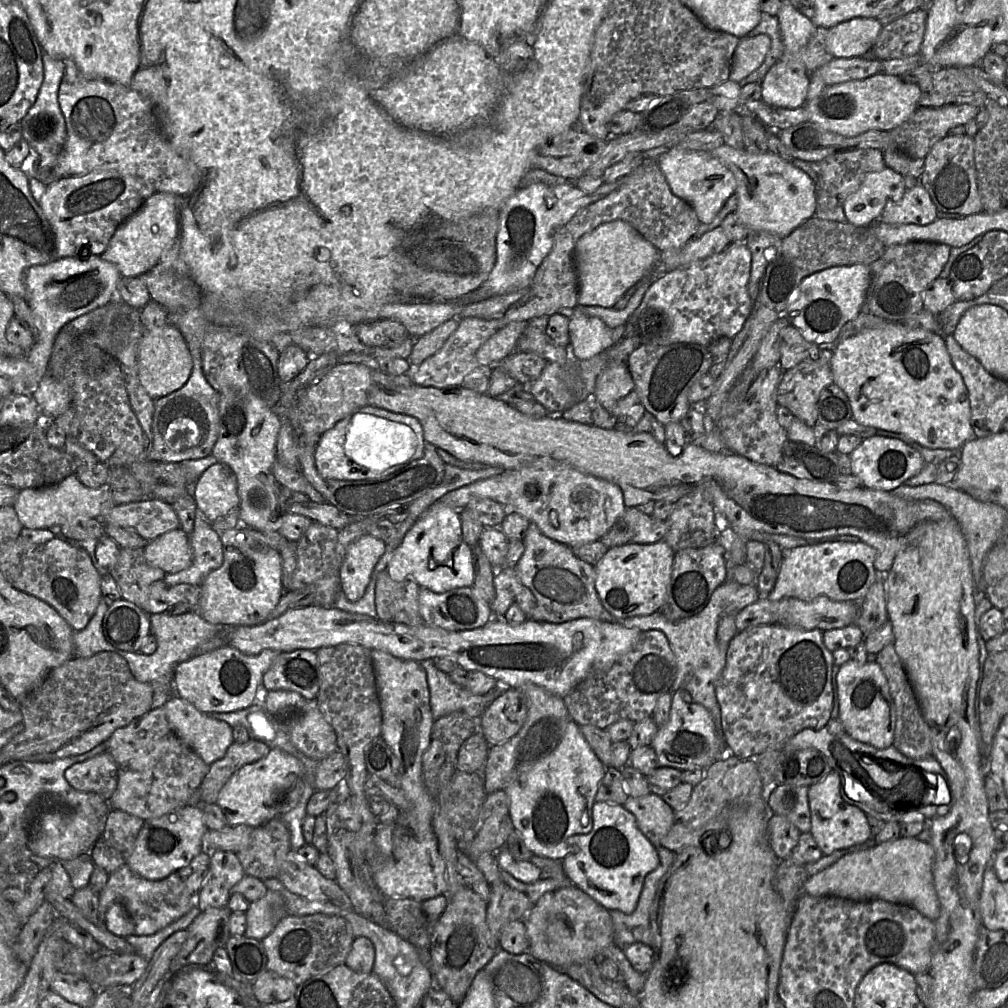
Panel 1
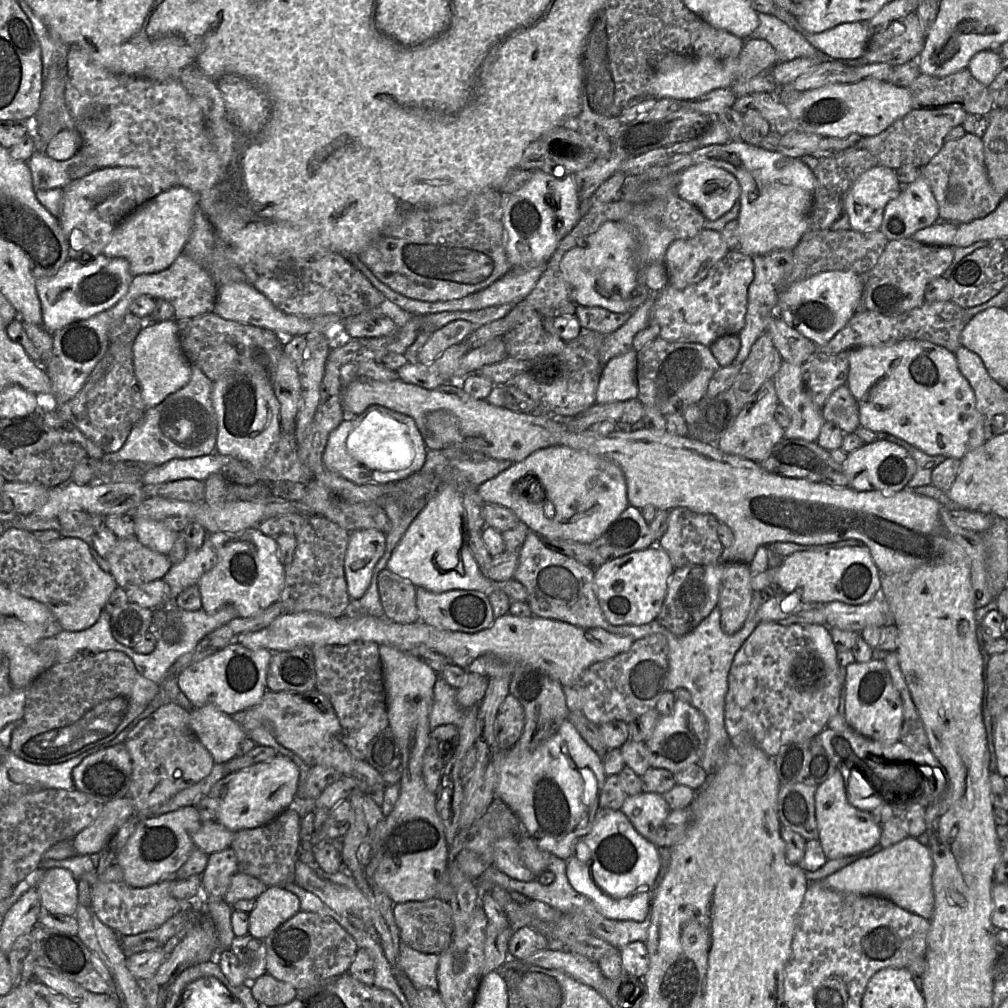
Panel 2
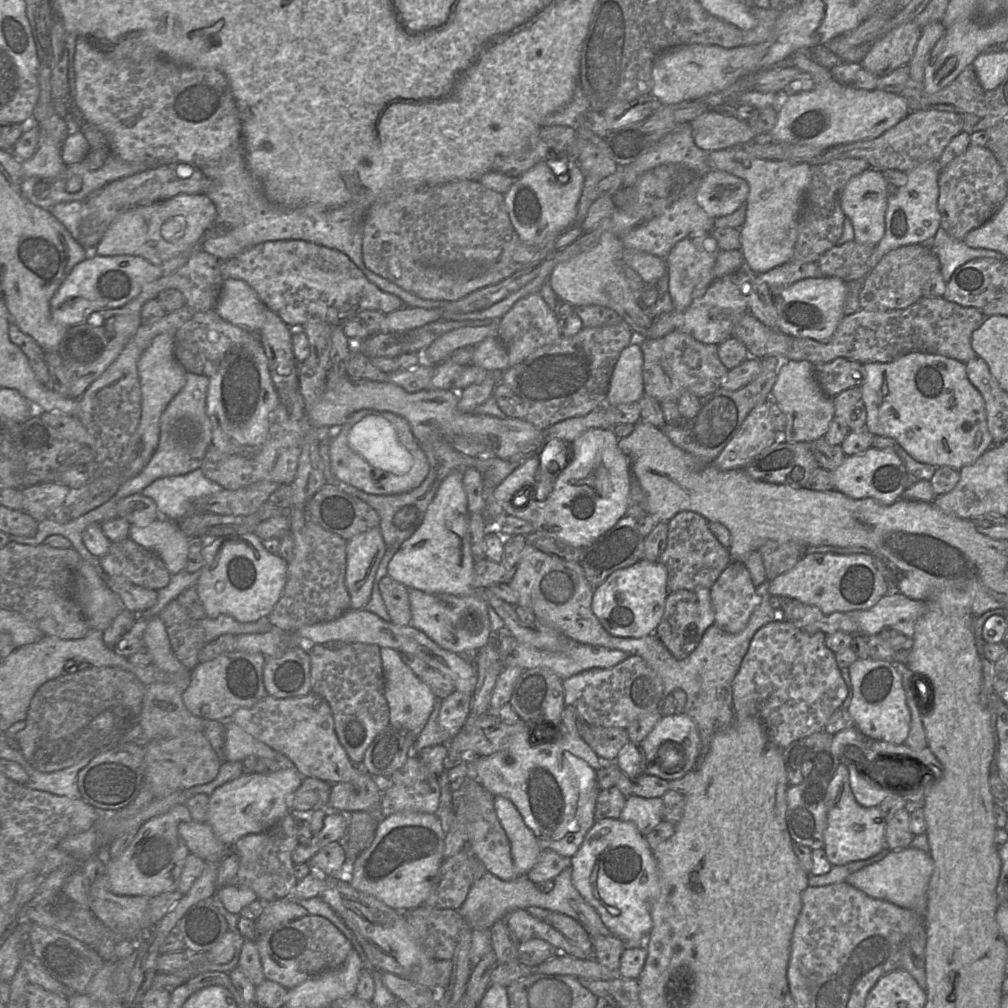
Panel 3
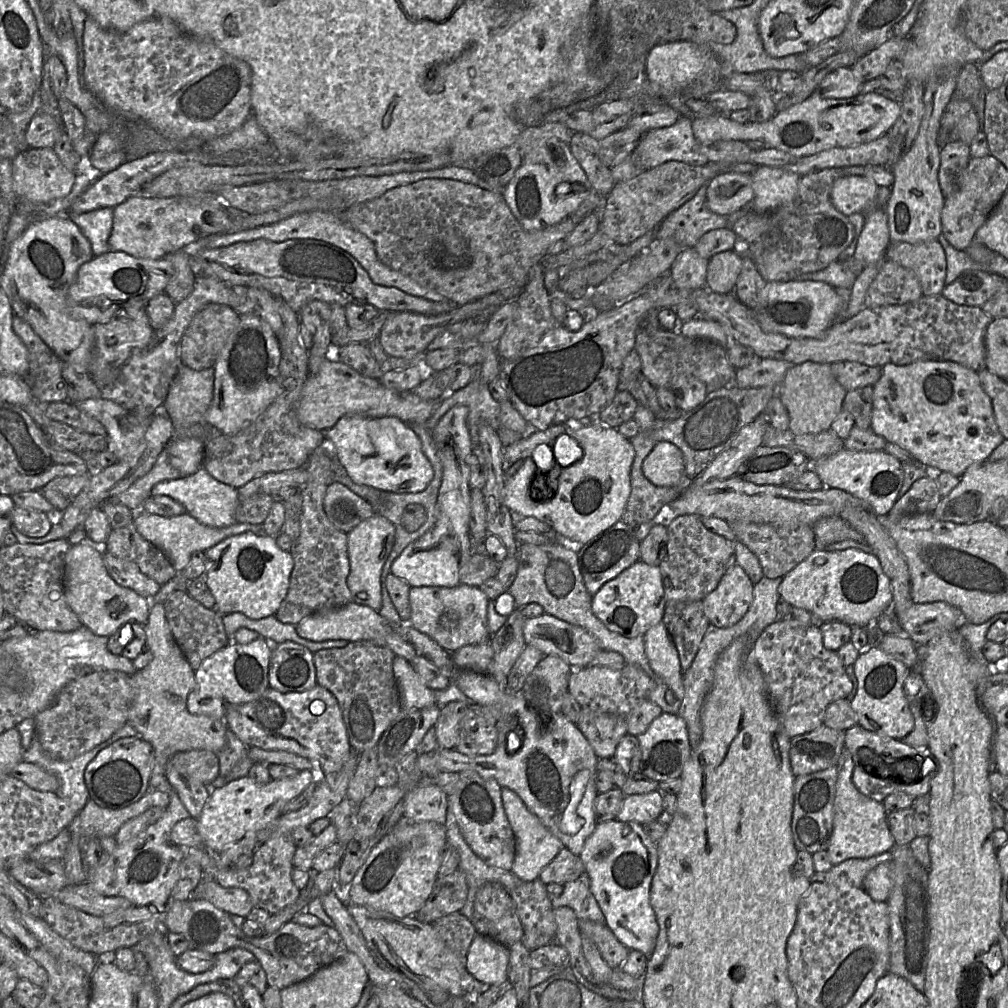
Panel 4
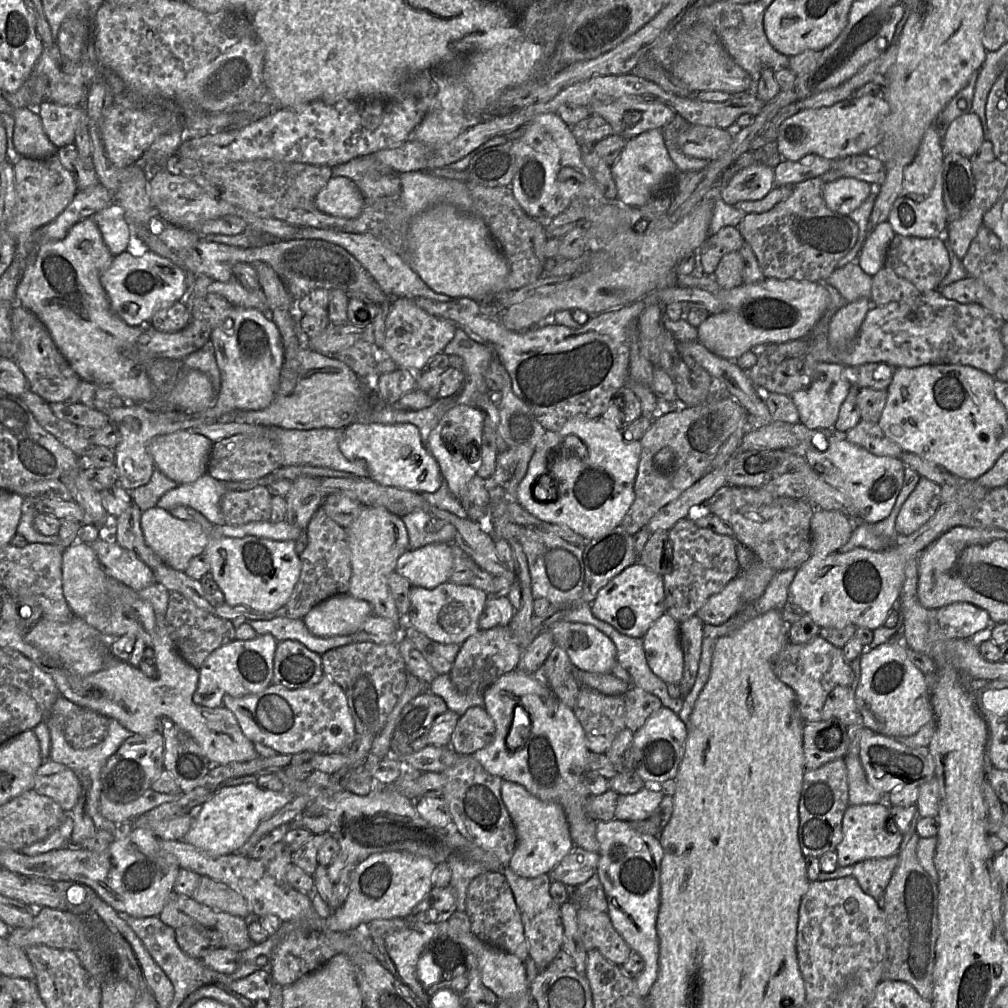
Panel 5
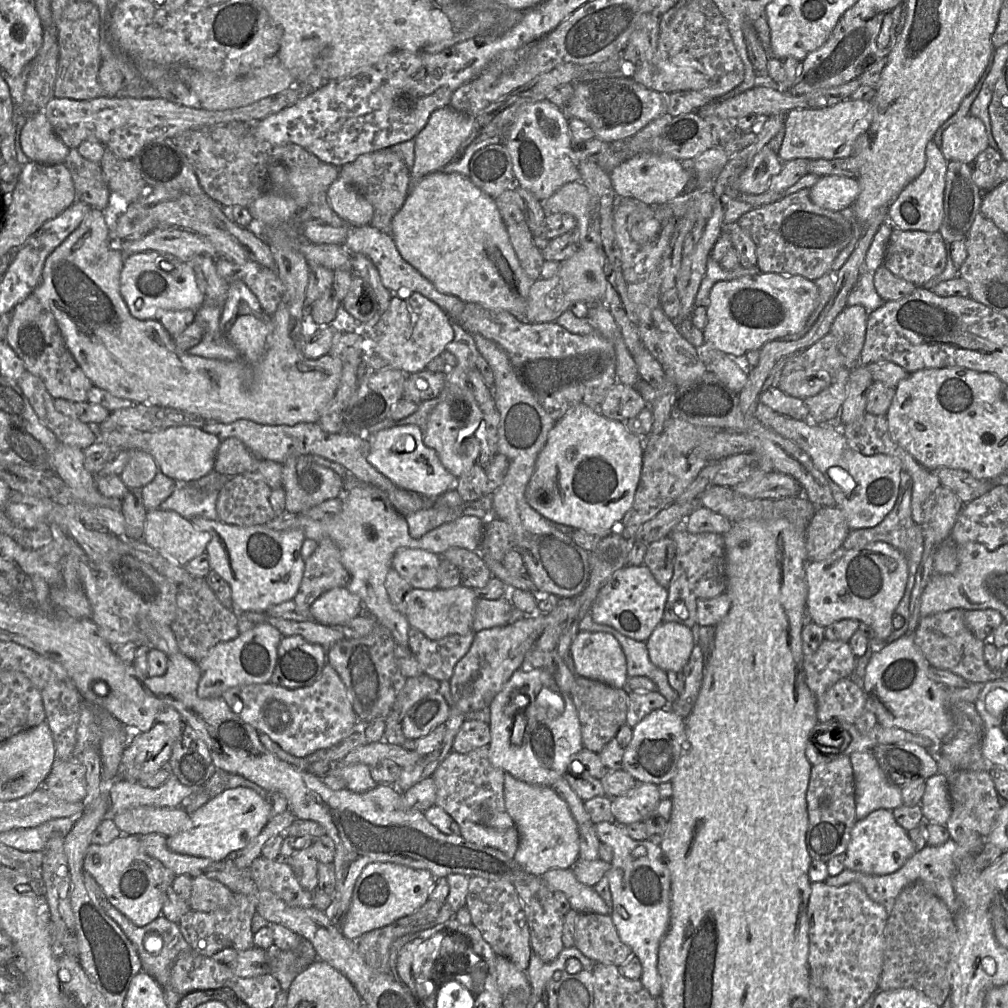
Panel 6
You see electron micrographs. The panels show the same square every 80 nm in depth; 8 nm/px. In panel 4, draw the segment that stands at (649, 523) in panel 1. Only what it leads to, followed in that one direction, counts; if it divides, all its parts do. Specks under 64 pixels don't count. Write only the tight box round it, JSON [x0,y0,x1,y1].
[578,520,640,597]

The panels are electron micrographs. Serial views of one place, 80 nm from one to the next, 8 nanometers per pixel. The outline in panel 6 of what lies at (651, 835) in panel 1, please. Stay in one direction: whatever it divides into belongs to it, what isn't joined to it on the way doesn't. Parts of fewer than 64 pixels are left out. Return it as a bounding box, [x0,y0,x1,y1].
[611,783,660,825]

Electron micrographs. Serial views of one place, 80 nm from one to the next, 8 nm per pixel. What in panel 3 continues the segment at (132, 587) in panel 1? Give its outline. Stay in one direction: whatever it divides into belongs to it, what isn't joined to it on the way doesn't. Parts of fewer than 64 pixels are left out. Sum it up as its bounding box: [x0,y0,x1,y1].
[100,536,171,589]

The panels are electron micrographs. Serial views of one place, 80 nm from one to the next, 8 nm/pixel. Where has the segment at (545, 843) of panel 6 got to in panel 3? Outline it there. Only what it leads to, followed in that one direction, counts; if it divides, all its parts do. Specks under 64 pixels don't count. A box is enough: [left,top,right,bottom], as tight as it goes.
[494,796,542,877]

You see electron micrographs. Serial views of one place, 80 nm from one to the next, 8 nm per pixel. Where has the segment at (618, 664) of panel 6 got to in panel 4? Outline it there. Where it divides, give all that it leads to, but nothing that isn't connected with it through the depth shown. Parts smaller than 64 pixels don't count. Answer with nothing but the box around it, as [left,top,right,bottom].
[523,613,601,669]

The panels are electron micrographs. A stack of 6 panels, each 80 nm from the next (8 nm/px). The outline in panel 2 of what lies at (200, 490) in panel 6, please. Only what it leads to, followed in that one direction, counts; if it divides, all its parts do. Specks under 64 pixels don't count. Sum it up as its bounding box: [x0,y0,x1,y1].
[142,452,222,485]

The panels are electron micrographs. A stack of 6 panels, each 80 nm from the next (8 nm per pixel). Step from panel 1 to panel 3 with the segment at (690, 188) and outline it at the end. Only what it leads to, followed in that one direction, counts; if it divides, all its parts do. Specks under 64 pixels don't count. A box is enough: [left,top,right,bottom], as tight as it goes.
[696,170,749,219]

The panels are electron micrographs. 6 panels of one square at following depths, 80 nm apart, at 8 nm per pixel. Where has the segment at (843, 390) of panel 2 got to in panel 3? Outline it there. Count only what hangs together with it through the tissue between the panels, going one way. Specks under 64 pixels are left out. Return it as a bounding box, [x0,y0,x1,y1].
[832,387,867,432]

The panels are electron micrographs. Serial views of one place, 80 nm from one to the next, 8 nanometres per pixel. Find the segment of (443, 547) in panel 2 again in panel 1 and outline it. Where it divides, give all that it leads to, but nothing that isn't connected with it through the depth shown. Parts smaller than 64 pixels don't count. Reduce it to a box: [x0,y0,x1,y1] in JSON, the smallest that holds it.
[387,504,475,593]

